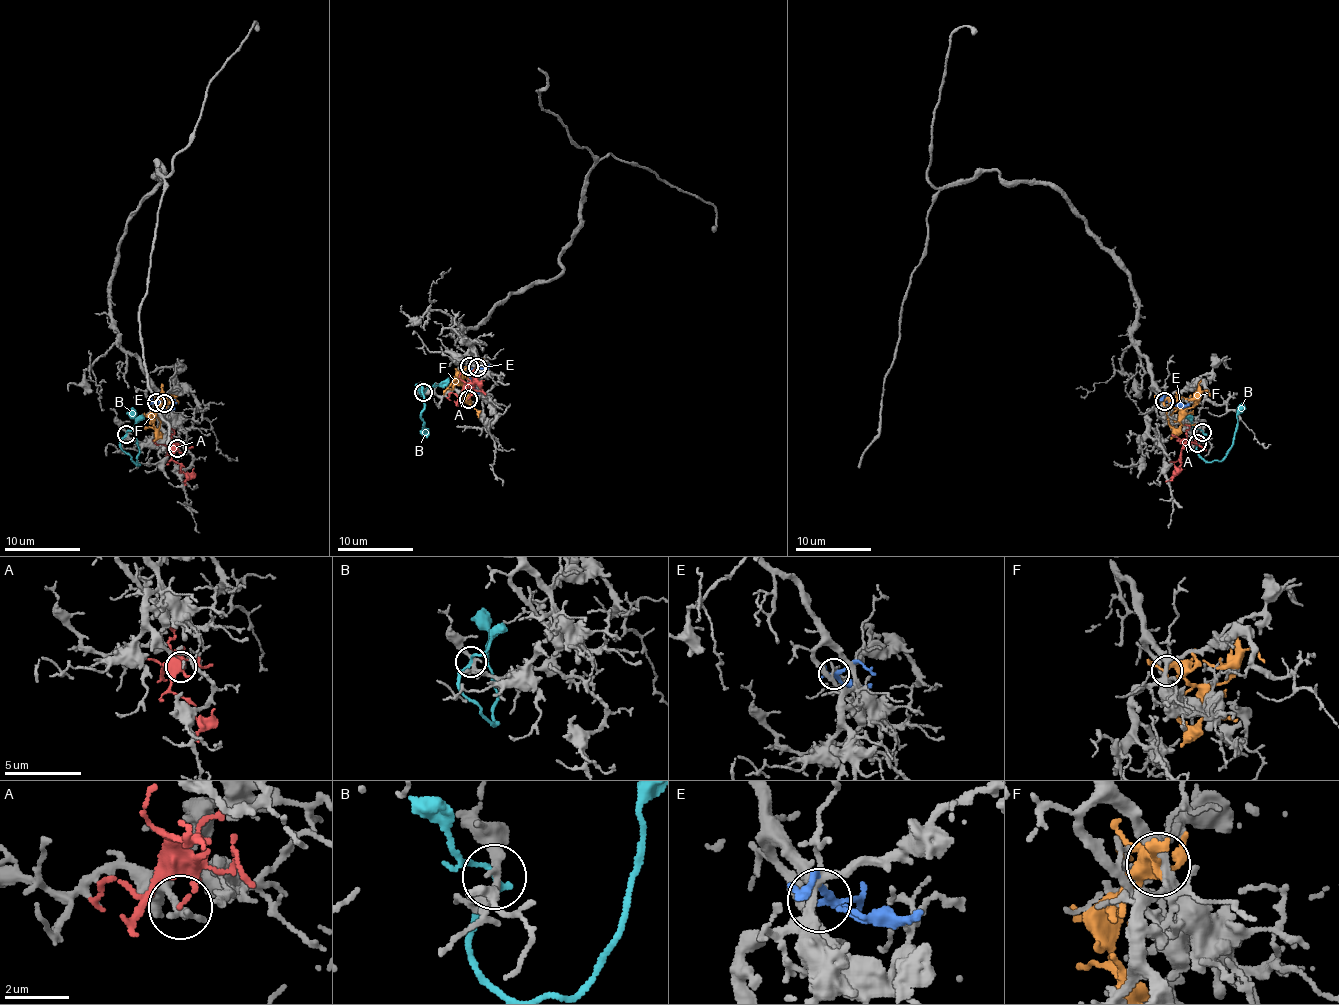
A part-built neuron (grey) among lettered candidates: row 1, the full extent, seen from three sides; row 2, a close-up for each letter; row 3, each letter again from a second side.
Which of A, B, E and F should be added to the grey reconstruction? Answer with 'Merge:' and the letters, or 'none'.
Merge: none

